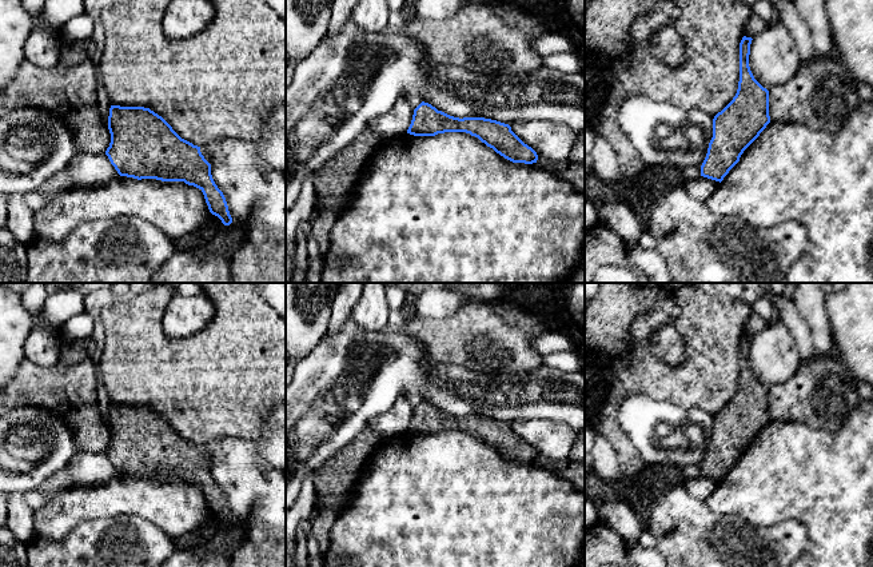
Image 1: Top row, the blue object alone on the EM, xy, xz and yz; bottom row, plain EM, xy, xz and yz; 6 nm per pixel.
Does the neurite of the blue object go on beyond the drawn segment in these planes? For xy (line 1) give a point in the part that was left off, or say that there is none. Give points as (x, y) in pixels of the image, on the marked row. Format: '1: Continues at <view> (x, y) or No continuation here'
1: No continuation here

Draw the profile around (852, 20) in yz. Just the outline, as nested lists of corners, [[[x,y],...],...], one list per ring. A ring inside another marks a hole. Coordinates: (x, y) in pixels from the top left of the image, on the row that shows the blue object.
[[[826,0],[838,60],[856,81],[873,88],[873,0]]]

